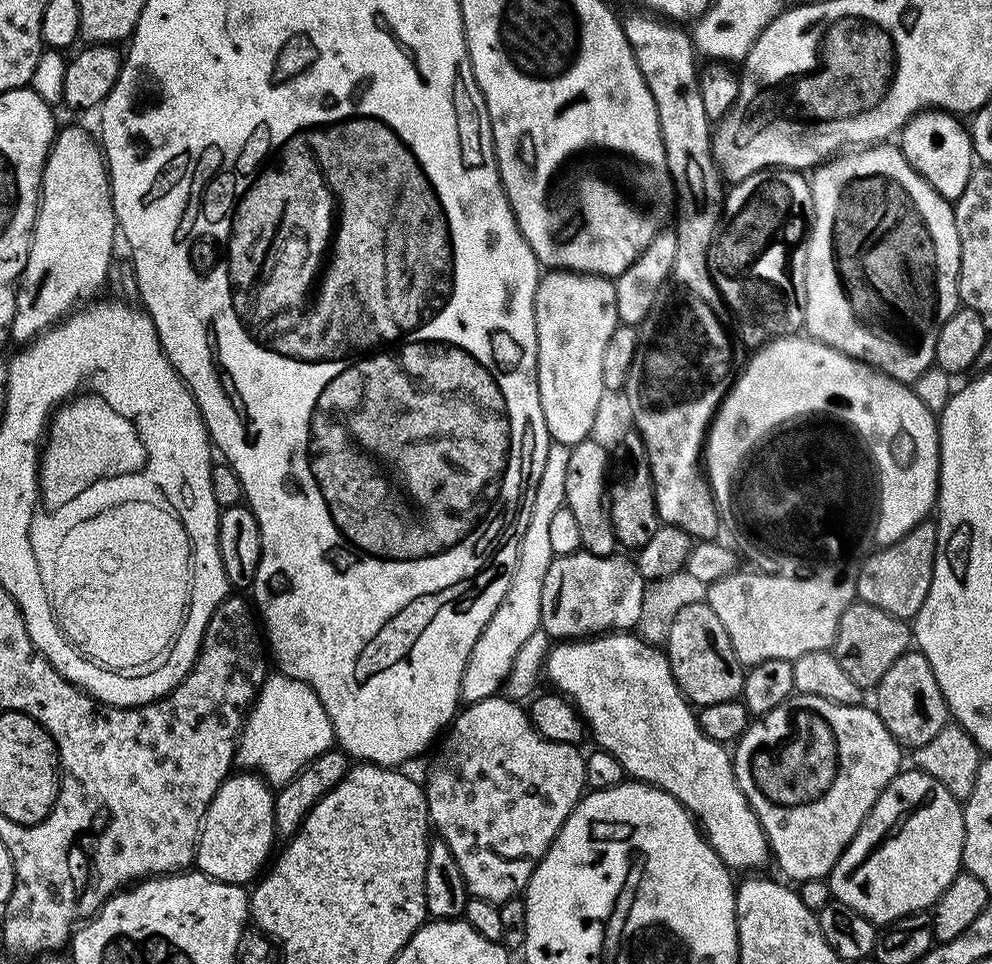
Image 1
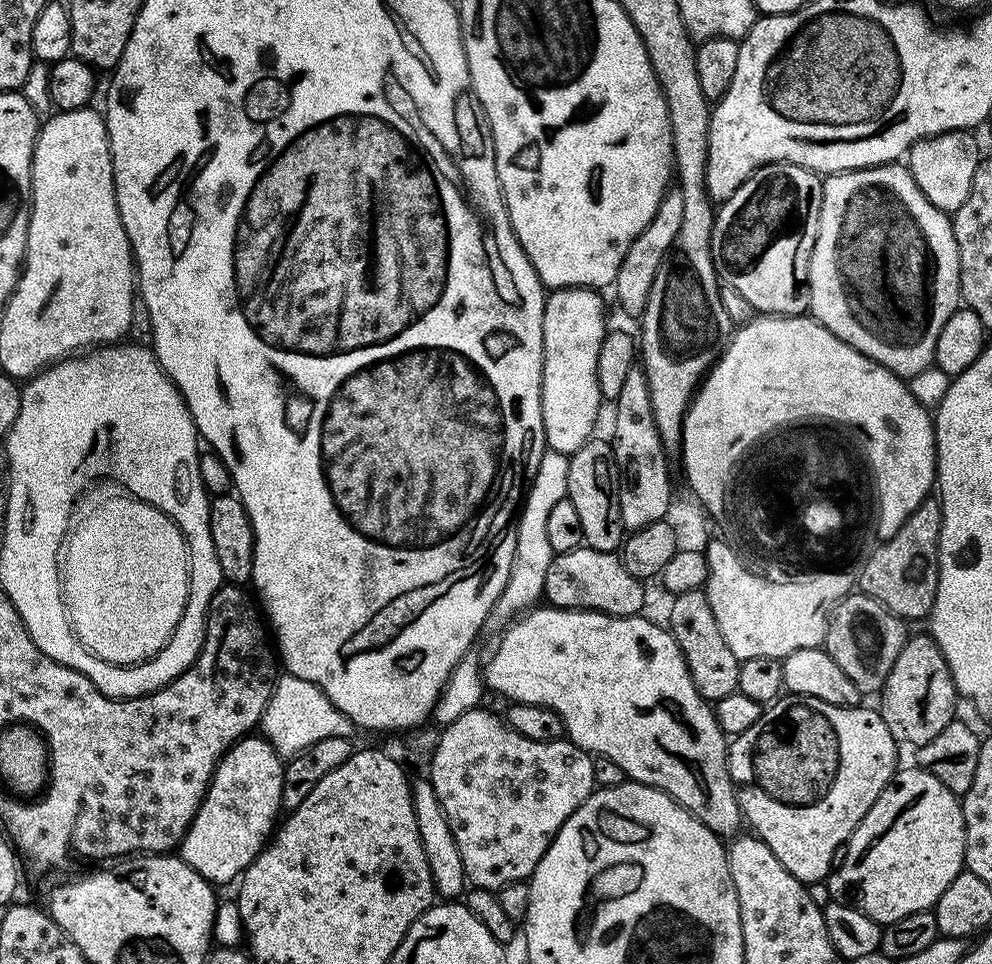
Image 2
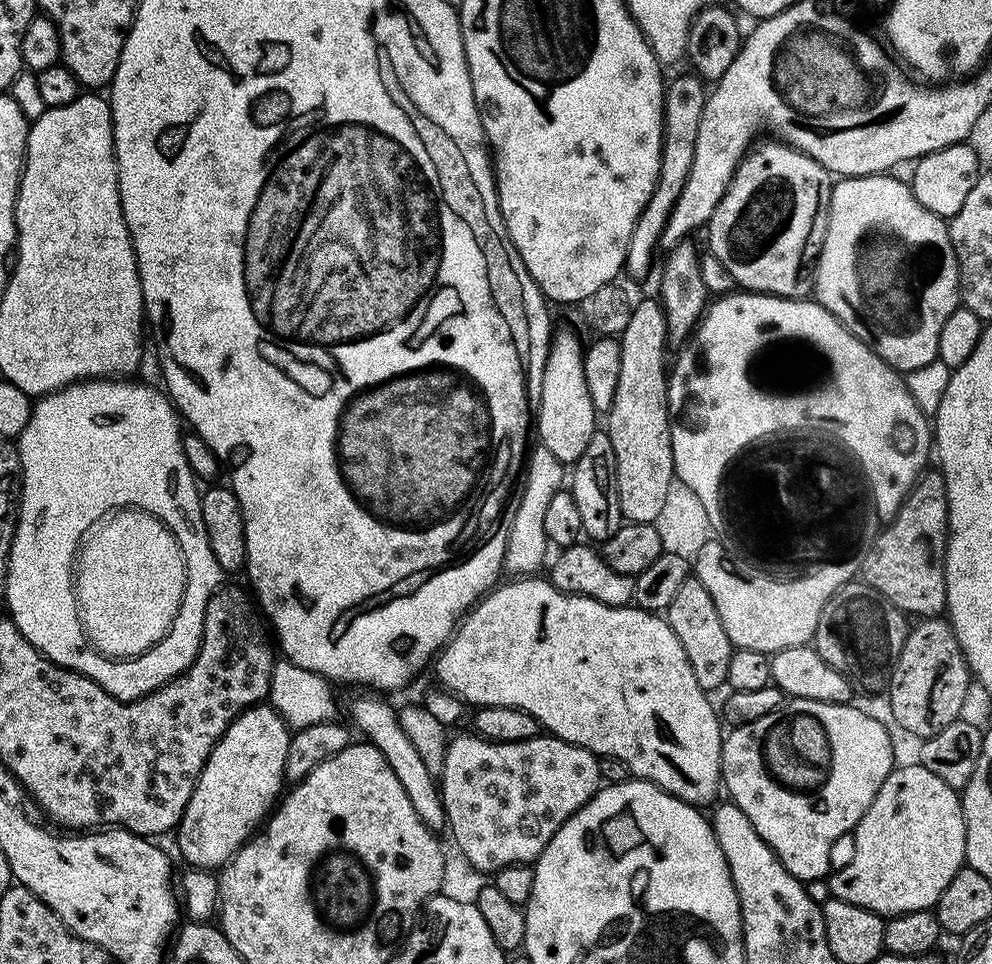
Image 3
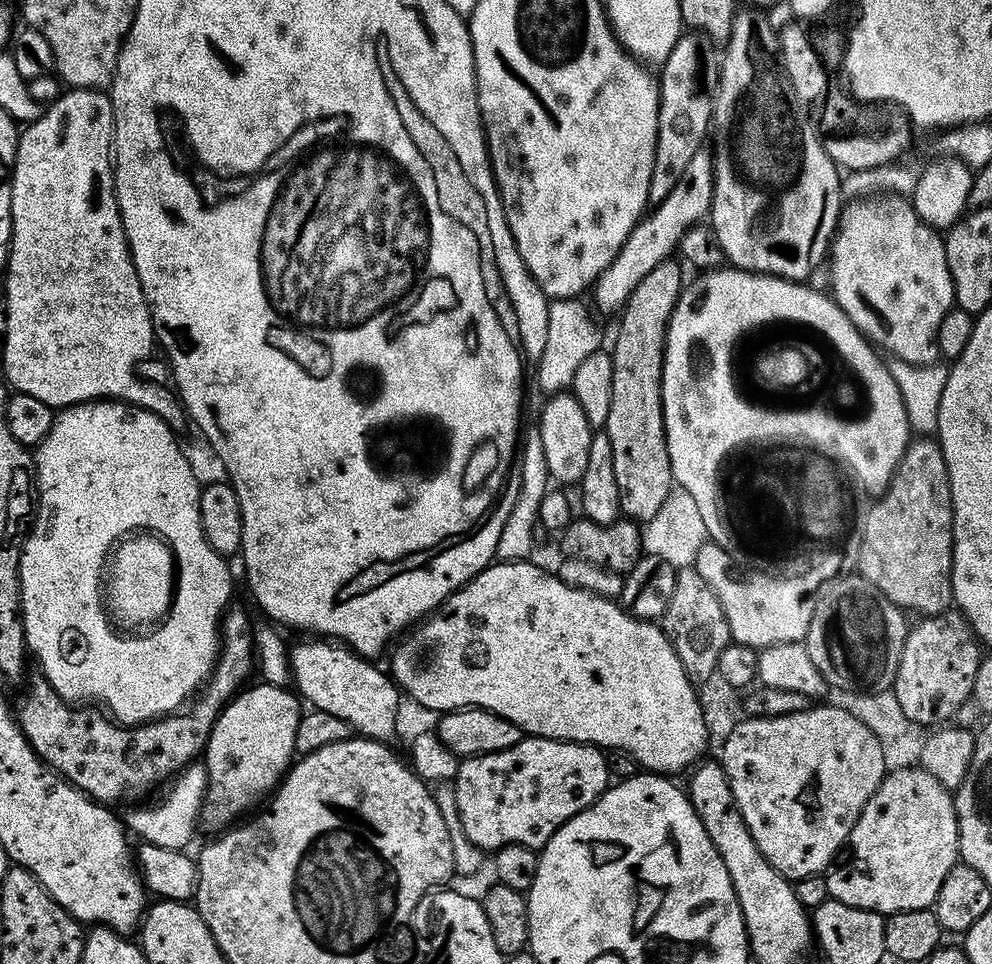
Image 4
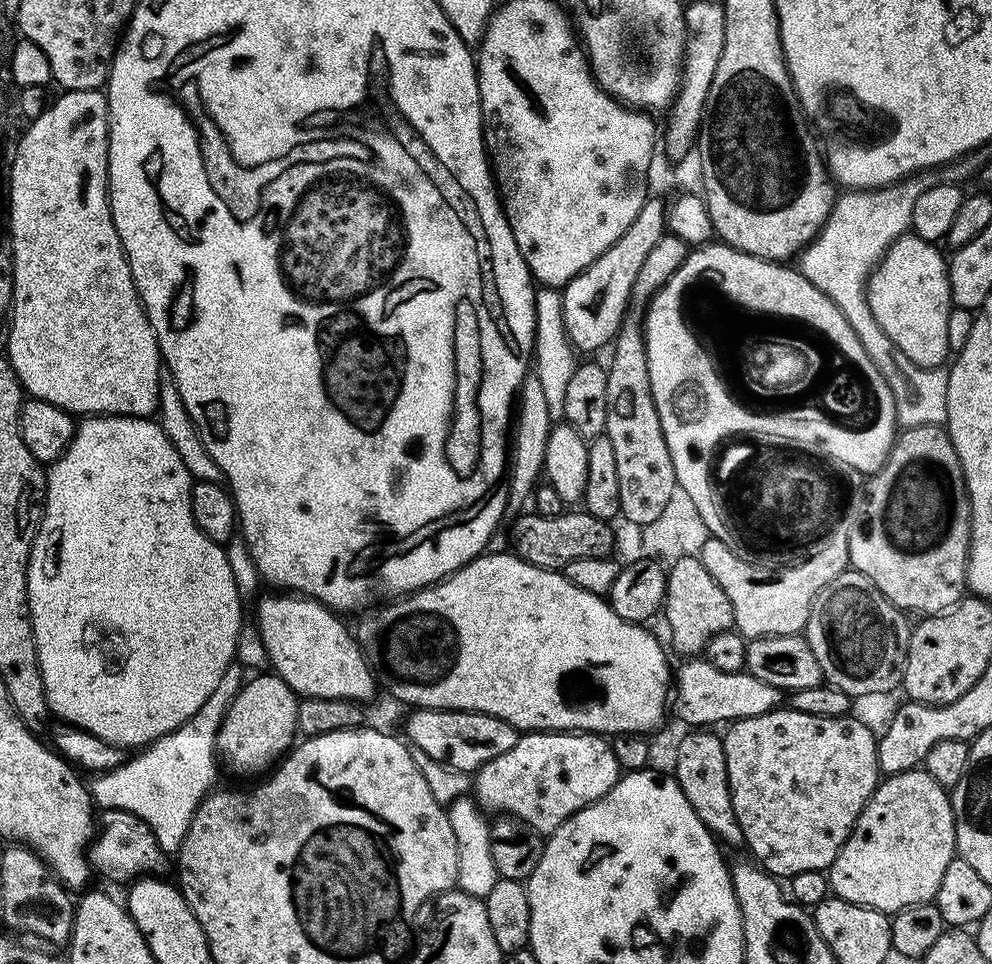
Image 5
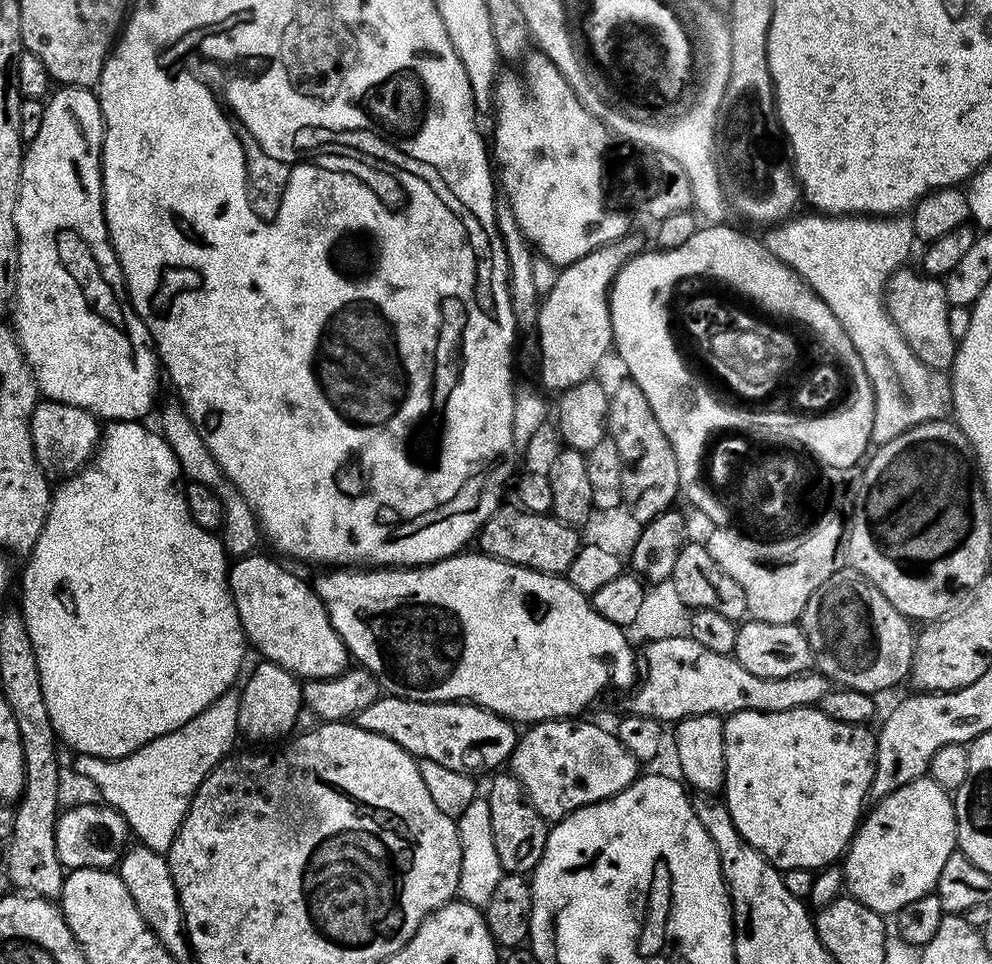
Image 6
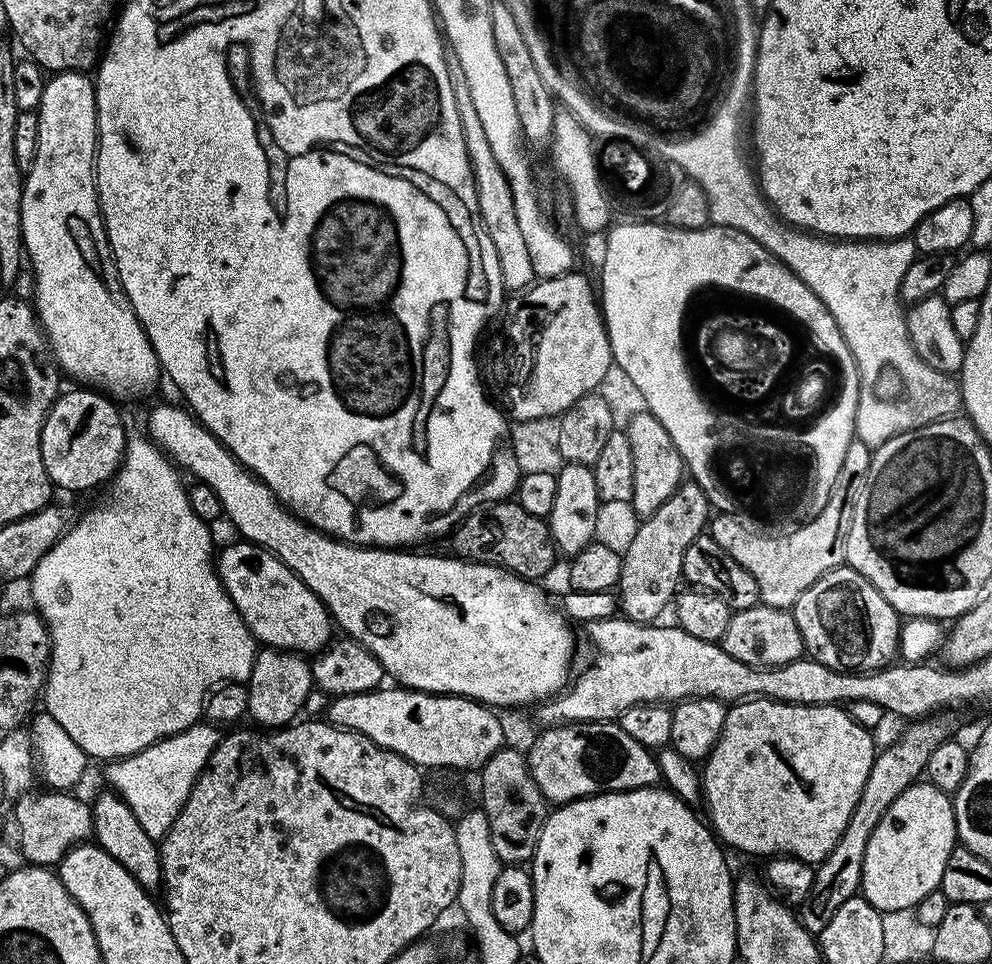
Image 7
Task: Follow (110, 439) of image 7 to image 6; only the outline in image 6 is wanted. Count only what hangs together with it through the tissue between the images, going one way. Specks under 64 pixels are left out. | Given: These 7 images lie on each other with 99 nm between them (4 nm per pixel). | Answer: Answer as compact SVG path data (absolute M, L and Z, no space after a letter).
M47 398L37 403L30 422L30 438L34 446L36 461L52 478L75 476L96 455L101 435L101 421L92 413L78 406L70 406Z

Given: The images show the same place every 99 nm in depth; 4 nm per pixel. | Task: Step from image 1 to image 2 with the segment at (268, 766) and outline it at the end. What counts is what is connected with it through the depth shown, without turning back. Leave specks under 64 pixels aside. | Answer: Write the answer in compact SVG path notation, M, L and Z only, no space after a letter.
M287 674L277 679L276 689L272 691L272 697L266 706L264 716L260 719L259 727L264 739L272 743L272 749L284 758L298 755L302 750L306 750L306 746L312 746L322 738L351 737L354 732L350 718L343 716L333 706L330 698L326 698L326 694L317 684L306 682L306 678Z

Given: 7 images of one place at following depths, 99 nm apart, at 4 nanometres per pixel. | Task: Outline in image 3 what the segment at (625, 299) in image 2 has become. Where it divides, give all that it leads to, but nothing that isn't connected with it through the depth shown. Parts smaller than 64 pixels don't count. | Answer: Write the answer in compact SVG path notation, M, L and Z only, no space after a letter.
M687 74L688 76L676 76L667 81L664 93L664 137L662 138L662 150L660 151L660 173L658 182L654 186L654 194L650 194L650 202L638 214L638 222L634 226L634 234L630 234L630 246L626 250L624 259L624 272L632 275L634 279L640 280L652 268L652 255L660 248L660 235L666 230L666 222L674 210L674 202L682 194L682 188L686 186L686 178L690 178L690 166L694 162L694 142L698 142L698 122L702 122L702 110L706 99L706 84L699 76Z

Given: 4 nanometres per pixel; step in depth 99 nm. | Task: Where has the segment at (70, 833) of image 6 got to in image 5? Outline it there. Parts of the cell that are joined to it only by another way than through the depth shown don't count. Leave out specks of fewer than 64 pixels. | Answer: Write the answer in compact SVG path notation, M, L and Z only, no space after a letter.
M106 808L99 813L98 831L93 835L86 855L91 871L95 875L97 872L98 875L105 876L106 879L113 880L121 886L142 876L164 874L170 860L169 853L164 852L162 846L158 846L158 838L154 838L150 826L146 826L142 818L117 808Z

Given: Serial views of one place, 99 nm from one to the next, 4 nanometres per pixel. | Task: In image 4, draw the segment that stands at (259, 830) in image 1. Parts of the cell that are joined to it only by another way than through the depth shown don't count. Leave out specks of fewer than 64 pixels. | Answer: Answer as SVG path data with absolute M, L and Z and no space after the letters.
M276 682L257 683L253 688L237 691L224 705L208 735L202 753L202 763L208 772L208 789L199 818L203 827L205 824L215 830L227 829L245 815L247 808L255 809L260 795L271 793L279 785L297 755L294 733L302 715L297 693L279 688Z

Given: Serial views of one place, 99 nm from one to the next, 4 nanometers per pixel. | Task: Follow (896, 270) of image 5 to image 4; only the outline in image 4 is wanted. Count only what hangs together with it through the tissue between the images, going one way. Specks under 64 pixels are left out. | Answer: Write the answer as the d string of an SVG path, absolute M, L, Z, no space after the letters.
M873 194L843 205L834 241L830 246L832 289L830 295L877 349L911 364L929 365L937 359L936 335L942 318L954 307L952 279L946 266L941 233L923 224L911 203L900 194Z

